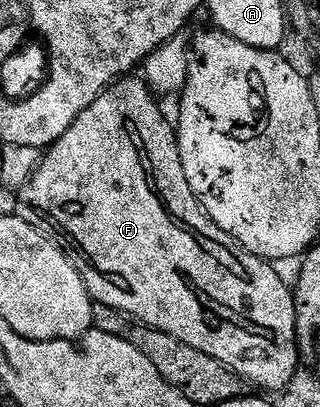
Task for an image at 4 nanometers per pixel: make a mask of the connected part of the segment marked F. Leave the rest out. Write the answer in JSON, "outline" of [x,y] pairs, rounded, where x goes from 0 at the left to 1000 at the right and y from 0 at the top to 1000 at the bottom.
{"outline":[[[397,187],[372,192],[356,209],[341,211],[272,270],[200,324],[188,344],[141,371],[119,418],[69,459],[63,484],[84,496],[75,533],[100,548],[141,585],[156,585],[206,619],[213,639],[250,668],[284,732],[313,752],[334,752],[391,771],[422,794],[466,801],[525,826],[550,826],[588,855],[613,855],[613,865],[638,865],[638,875],[663,875],[688,894],[700,894],[728,919],[747,919],[759,939],[784,951],[809,948],[819,958],[884,961],[938,912],[938,853],[931,848],[931,799],[925,796],[925,744],[919,715],[866,673],[859,656],[828,634],[806,634],[756,612],[728,585],[703,575],[666,541],[647,531],[628,501],[613,491],[600,462],[588,452],[588,432],[575,432],[575,403],[563,393],[563,364],[547,312],[506,283],[494,263],[497,243],[478,221],[441,189]]]}

